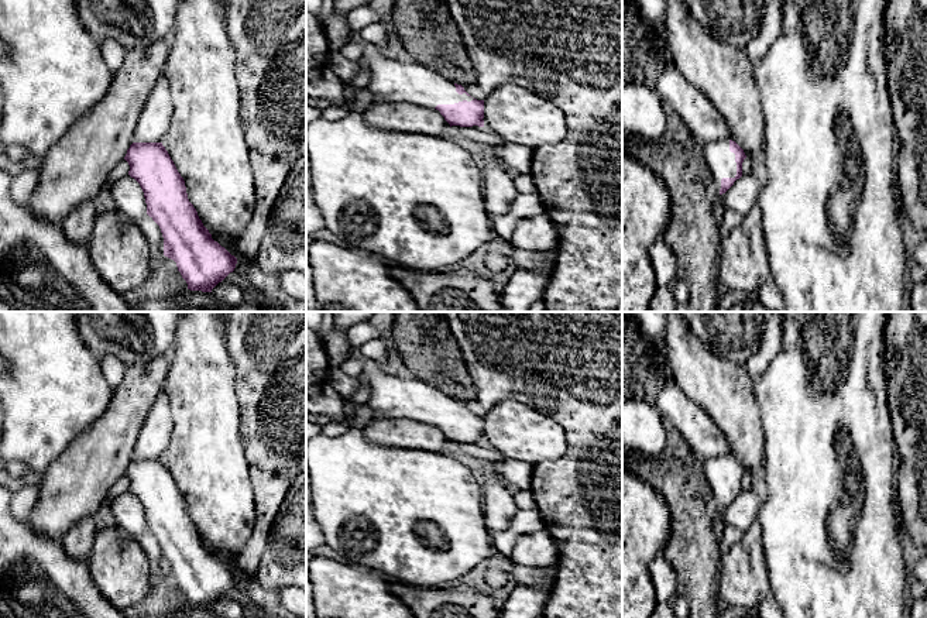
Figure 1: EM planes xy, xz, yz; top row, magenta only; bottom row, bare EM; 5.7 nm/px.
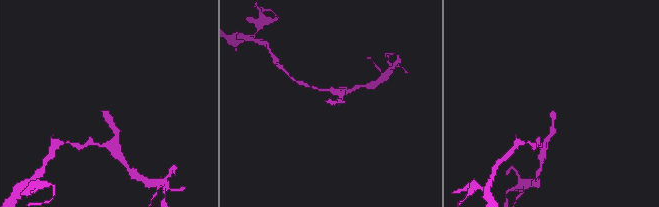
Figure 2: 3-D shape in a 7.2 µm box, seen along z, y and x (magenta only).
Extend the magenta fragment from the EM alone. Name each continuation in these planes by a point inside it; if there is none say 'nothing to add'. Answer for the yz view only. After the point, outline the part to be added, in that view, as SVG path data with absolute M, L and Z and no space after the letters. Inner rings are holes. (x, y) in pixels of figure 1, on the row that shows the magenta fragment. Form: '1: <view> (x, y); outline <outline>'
1: yz (721, 161); outline M717 140L704 144L703 157L713 175L717 192L720 193L721 179L735 178L737 175L735 154L729 151L729 140Z

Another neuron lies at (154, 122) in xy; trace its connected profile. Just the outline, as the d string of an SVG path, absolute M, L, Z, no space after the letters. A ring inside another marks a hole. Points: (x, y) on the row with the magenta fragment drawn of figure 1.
M162 75L144 104L137 121L134 143L162 143L171 127L172 113L171 86Z

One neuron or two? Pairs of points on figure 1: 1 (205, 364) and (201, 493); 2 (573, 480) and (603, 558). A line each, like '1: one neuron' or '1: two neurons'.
1: one neuron
2: one neuron

